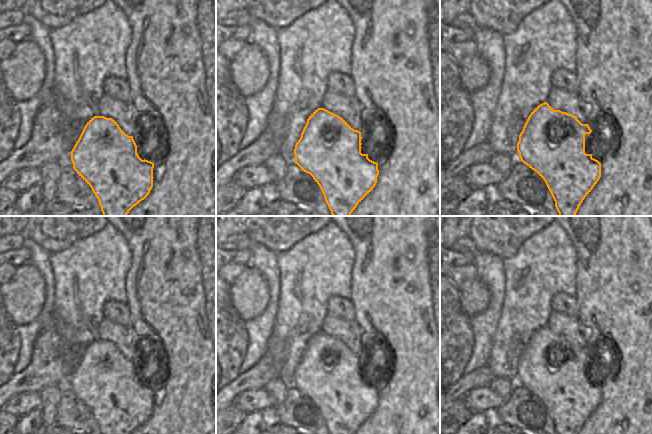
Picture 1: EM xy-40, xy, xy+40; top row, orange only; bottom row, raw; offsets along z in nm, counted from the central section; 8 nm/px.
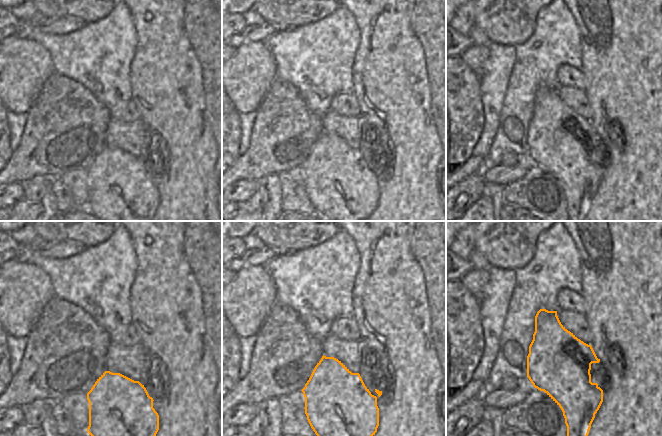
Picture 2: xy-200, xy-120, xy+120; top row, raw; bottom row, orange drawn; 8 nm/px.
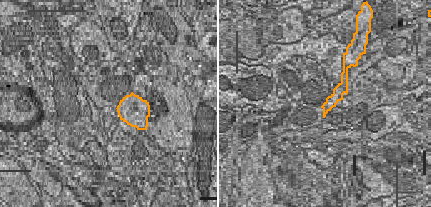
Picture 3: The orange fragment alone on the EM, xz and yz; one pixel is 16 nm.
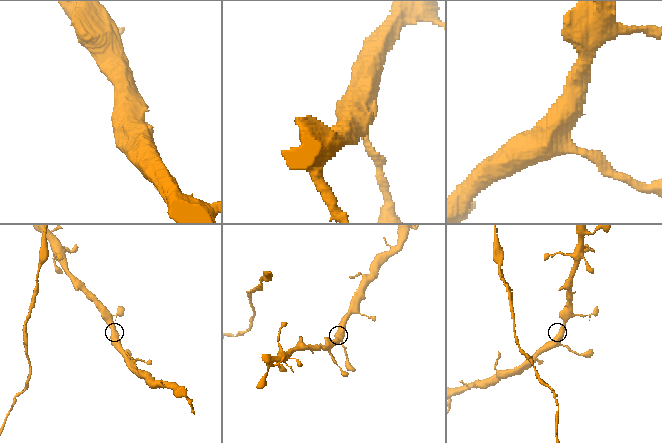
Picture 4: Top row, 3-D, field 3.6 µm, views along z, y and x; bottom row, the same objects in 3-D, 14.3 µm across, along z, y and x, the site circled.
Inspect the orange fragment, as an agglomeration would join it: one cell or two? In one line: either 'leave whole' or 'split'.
split

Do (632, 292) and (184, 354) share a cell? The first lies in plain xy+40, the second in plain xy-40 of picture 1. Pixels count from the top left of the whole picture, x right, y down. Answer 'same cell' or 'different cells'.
same cell

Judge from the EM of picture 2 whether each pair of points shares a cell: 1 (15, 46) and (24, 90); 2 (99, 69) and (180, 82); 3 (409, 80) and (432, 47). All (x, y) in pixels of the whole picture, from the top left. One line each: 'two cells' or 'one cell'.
1: one cell
2: two cells
3: two cells

